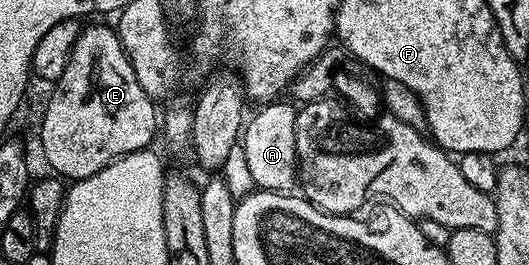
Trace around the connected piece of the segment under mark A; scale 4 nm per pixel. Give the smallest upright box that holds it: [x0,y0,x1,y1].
[243,99,298,191]

